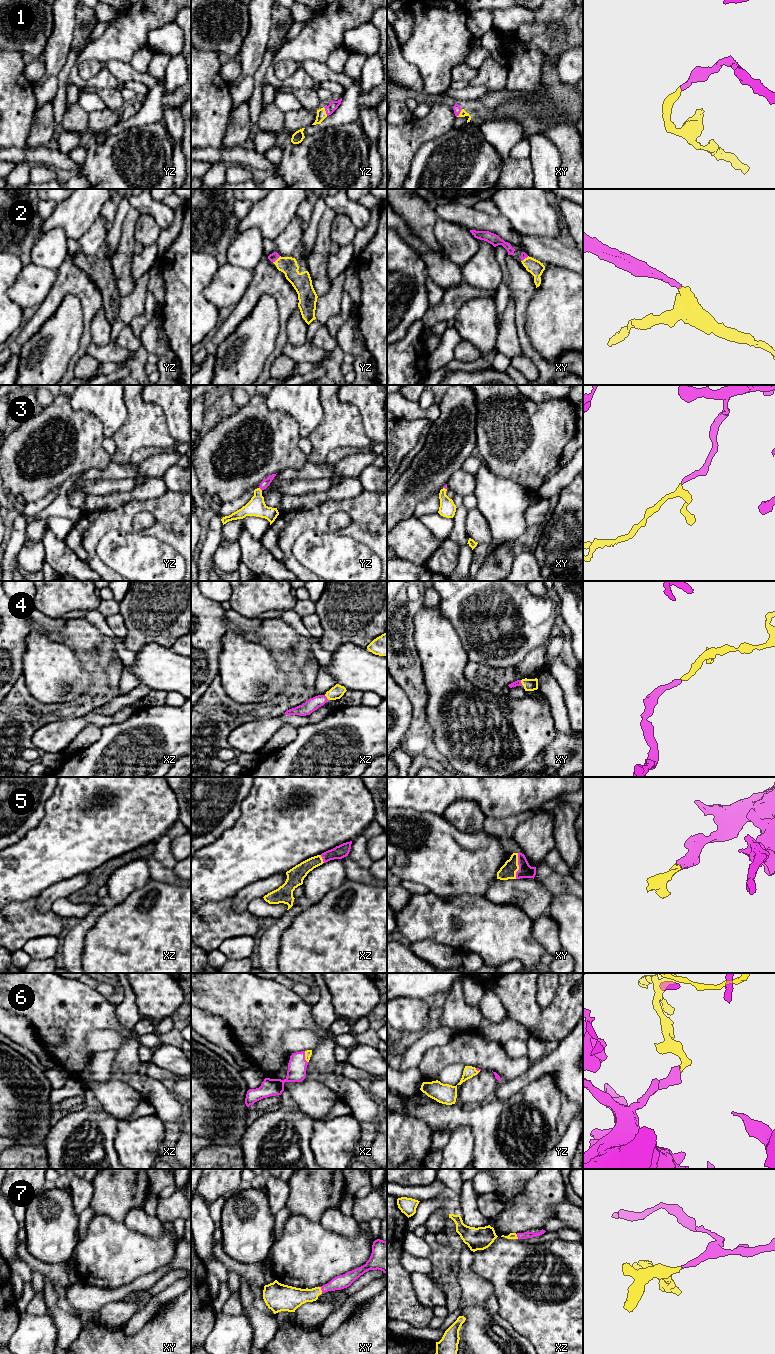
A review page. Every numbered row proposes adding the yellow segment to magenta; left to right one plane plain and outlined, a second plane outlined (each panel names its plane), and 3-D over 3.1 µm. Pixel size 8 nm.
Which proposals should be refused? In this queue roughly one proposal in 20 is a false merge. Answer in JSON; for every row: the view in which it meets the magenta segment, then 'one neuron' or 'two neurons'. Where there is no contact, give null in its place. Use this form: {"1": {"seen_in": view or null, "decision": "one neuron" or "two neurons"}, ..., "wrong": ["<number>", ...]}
{"1": {"seen_in": "yz", "decision": "one neuron"}, "2": {"seen_in": "yz", "decision": "one neuron"}, "3": {"seen_in": "yz", "decision": "one neuron"}, "4": {"seen_in": "xy", "decision": "one neuron"}, "5": {"seen_in": "xy", "decision": "one neuron"}, "6": {"seen_in": "xz", "decision": "one neuron"}, "7": {"seen_in": "xy", "decision": "one neuron"}, "wrong": []}

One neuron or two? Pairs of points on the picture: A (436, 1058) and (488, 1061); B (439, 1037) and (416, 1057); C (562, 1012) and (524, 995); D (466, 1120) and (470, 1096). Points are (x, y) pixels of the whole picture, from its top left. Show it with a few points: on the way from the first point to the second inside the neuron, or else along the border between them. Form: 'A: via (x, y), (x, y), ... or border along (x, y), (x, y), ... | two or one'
A: via (449, 1055), (475, 1055) | one
B: via (432, 1038), (419, 1050) | one
C: via (552, 1013), (540, 1013), (532, 1005) | one
D: border along (491, 1097), (474, 1105) | two

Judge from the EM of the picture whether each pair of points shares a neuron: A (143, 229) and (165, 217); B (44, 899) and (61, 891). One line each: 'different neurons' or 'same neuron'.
A: different neurons
B: same neuron

